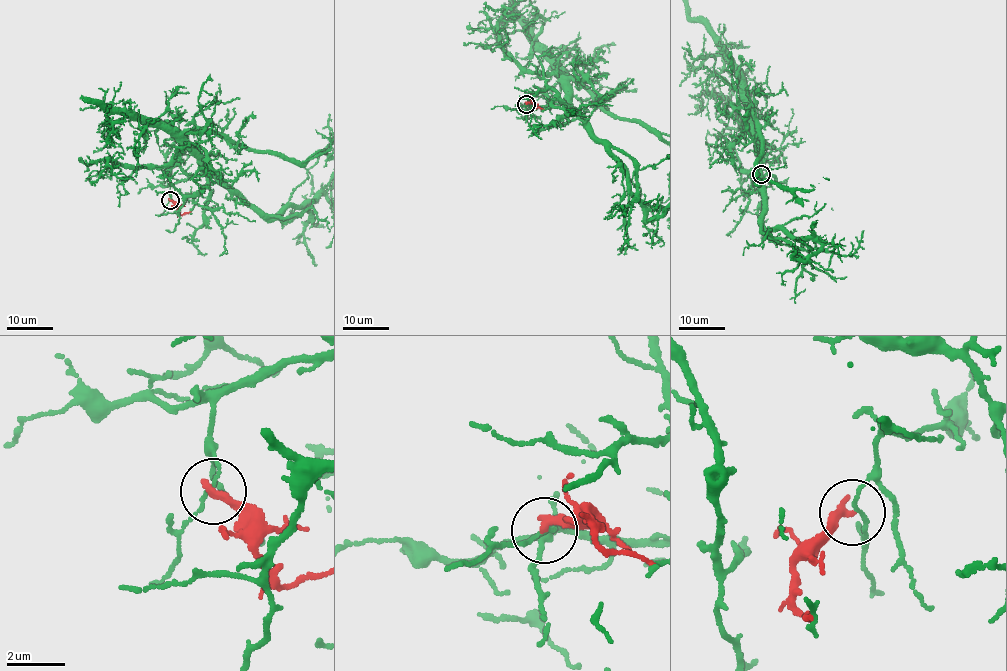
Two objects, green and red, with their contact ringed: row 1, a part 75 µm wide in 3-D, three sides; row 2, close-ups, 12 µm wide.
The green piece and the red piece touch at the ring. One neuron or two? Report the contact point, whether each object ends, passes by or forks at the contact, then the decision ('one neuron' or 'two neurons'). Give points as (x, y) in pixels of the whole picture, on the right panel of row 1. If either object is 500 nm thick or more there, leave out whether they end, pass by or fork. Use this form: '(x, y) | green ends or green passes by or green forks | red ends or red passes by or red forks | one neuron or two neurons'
(761, 174) | green passes by | red ends | two neurons

